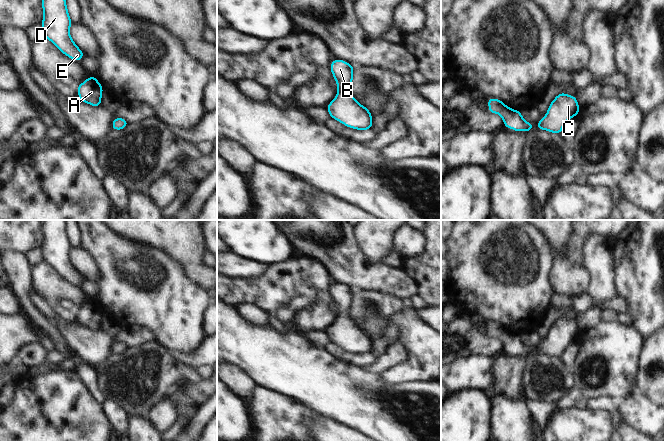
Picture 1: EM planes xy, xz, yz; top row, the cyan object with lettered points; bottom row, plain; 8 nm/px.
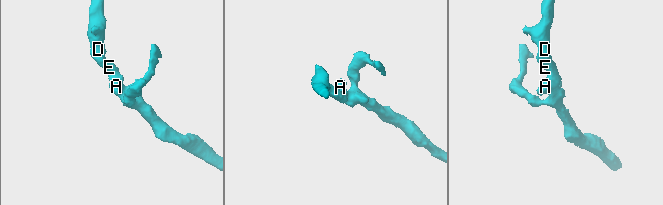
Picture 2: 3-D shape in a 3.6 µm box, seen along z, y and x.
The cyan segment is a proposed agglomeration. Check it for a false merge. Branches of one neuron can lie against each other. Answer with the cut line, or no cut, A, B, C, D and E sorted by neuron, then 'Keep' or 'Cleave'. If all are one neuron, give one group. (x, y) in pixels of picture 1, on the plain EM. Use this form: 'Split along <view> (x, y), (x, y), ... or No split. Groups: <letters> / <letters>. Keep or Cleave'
No split. Groups: A B C D E. Keep.

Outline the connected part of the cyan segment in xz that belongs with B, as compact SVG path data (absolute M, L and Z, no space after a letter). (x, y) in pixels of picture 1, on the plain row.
M343 284L331 286L331 297L334 300L338 317L326 332L330 342L334 342L349 352L370 354L373 349L372 338L358 327L350 317L353 305L354 290Z

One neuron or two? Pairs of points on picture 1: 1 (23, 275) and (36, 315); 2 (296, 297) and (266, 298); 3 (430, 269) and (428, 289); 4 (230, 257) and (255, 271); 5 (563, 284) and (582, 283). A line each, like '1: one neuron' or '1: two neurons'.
1: one neuron
2: one neuron
3: one neuron
4: one neuron
5: one neuron

